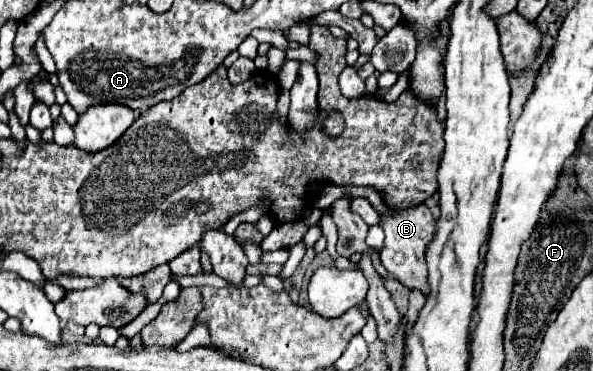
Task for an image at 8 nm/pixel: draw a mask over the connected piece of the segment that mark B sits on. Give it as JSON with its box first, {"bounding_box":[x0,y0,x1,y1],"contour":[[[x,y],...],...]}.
{"bounding_box":[380,203,436,293],"contour":[[[420,203],[416,207],[410,209],[390,209],[386,205],[388,213],[380,215],[380,227],[384,229],[384,247],[380,251],[380,259],[382,265],[386,267],[386,271],[396,277],[400,283],[404,283],[410,289],[420,289],[422,293],[428,291],[428,281],[426,281],[426,259],[424,259],[424,251],[428,241],[432,239],[434,231],[436,231],[436,219],[432,217],[430,209]]]}

